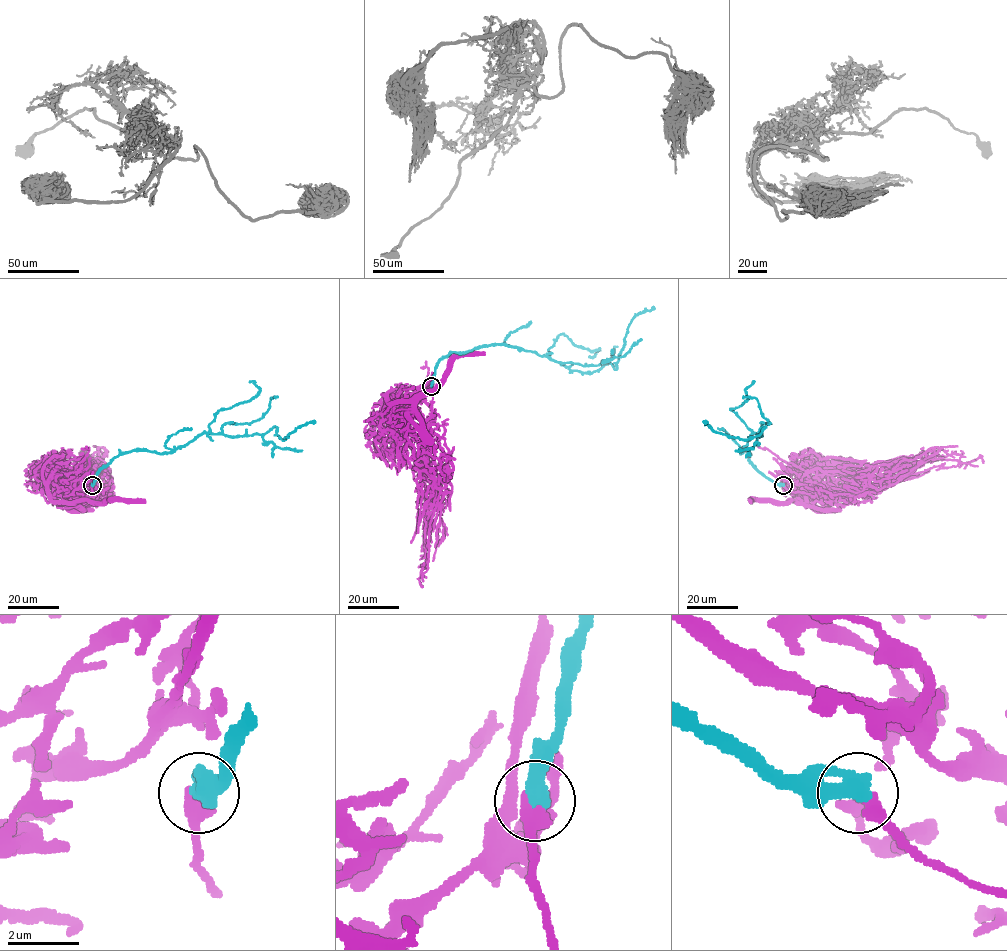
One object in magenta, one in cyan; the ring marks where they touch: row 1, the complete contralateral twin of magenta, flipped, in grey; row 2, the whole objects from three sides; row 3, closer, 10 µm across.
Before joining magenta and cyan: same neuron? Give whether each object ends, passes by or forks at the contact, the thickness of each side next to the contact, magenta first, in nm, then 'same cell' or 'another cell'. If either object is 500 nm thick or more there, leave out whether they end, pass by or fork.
calibres 400 and 600 nm; another cell

